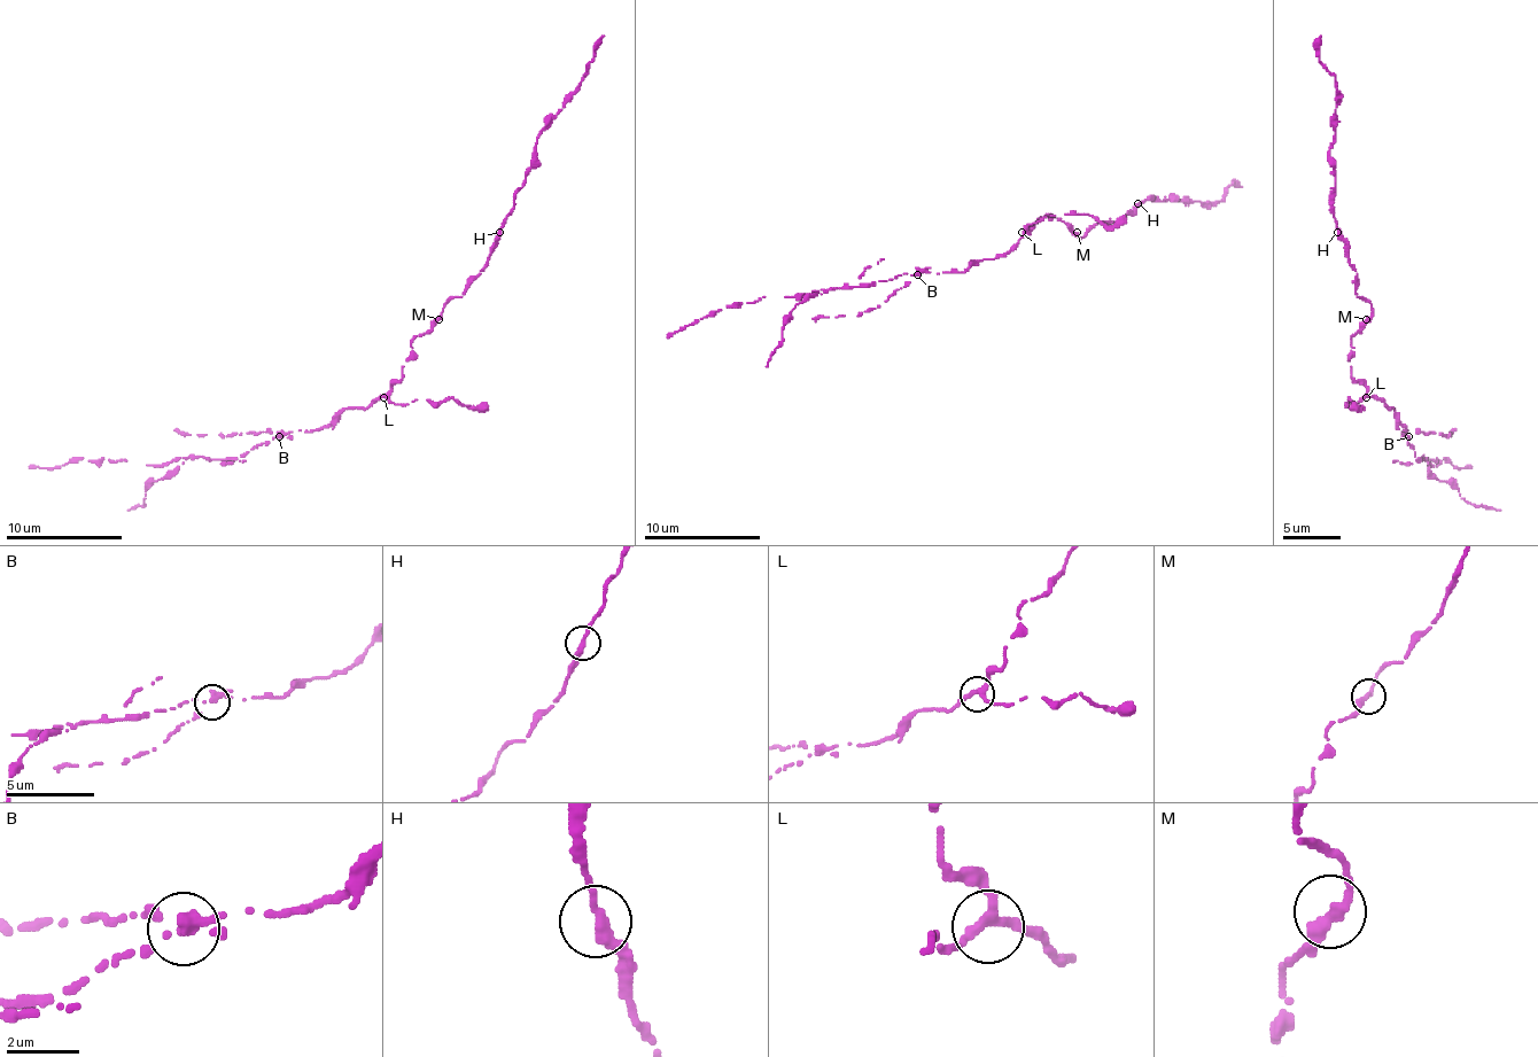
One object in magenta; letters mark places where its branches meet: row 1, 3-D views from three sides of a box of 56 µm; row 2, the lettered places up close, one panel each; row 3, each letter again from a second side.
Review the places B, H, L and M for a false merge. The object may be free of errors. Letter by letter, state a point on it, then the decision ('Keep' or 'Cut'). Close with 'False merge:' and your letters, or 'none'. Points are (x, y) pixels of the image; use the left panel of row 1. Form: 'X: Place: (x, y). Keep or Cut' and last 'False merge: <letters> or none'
B: Place: (279, 436). Cut
H: Place: (499, 232). Keep
L: Place: (383, 397). Keep
M: Place: (439, 319). Keep
False merge: B

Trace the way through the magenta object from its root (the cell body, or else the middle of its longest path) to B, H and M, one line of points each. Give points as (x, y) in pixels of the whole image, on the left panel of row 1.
B: (401, 377), (364, 409), (346, 409), (326, 426), (309, 433), (300, 429), (279, 435)
H: (401, 377), (413, 348), (410, 342), (421, 336), (442, 308), (482, 270), (499, 232)
M: (401, 377), (401, 368), (413, 348), (410, 342), (439, 319)

